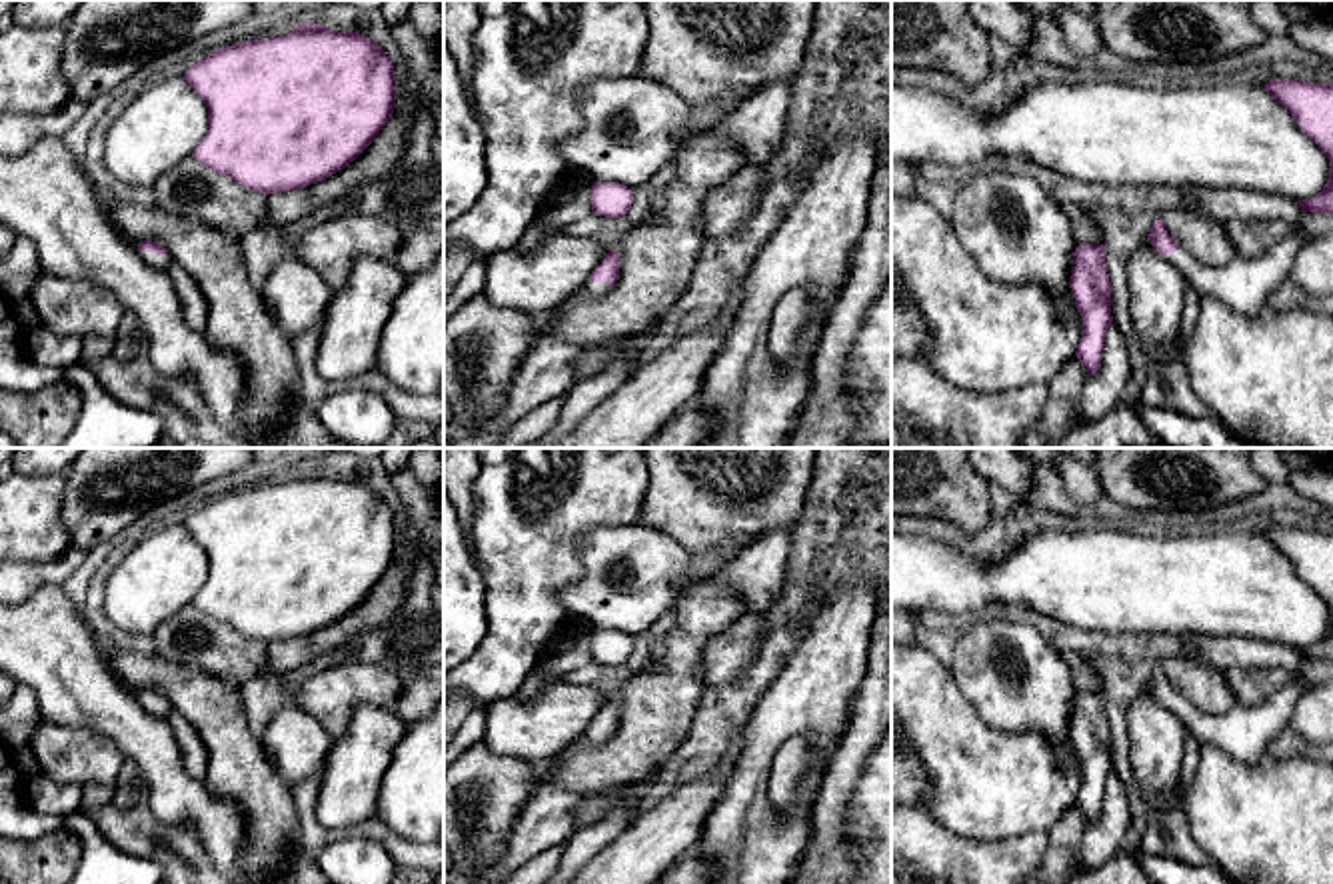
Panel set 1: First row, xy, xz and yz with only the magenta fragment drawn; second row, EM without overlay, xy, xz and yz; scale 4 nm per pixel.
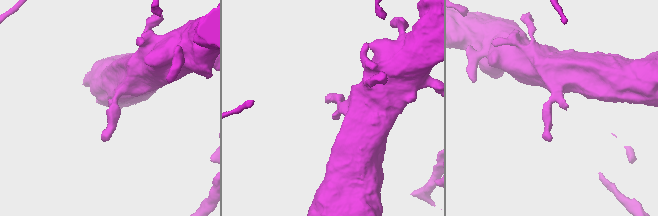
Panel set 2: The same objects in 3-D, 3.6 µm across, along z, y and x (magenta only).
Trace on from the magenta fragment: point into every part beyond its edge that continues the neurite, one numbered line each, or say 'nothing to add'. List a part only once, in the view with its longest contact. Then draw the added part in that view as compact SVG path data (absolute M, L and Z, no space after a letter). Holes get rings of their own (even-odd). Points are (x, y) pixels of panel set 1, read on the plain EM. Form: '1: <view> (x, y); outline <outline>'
1: xy (156, 708); outline M140 700L140 704L144 706L144 710L156 718L164 718L168 716L170 712L170 704L162 704L162 702L156 702L156 700Z

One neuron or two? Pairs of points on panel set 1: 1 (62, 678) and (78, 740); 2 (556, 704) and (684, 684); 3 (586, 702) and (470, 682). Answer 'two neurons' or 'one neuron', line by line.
1: two neurons
2: two neurons
3: two neurons

